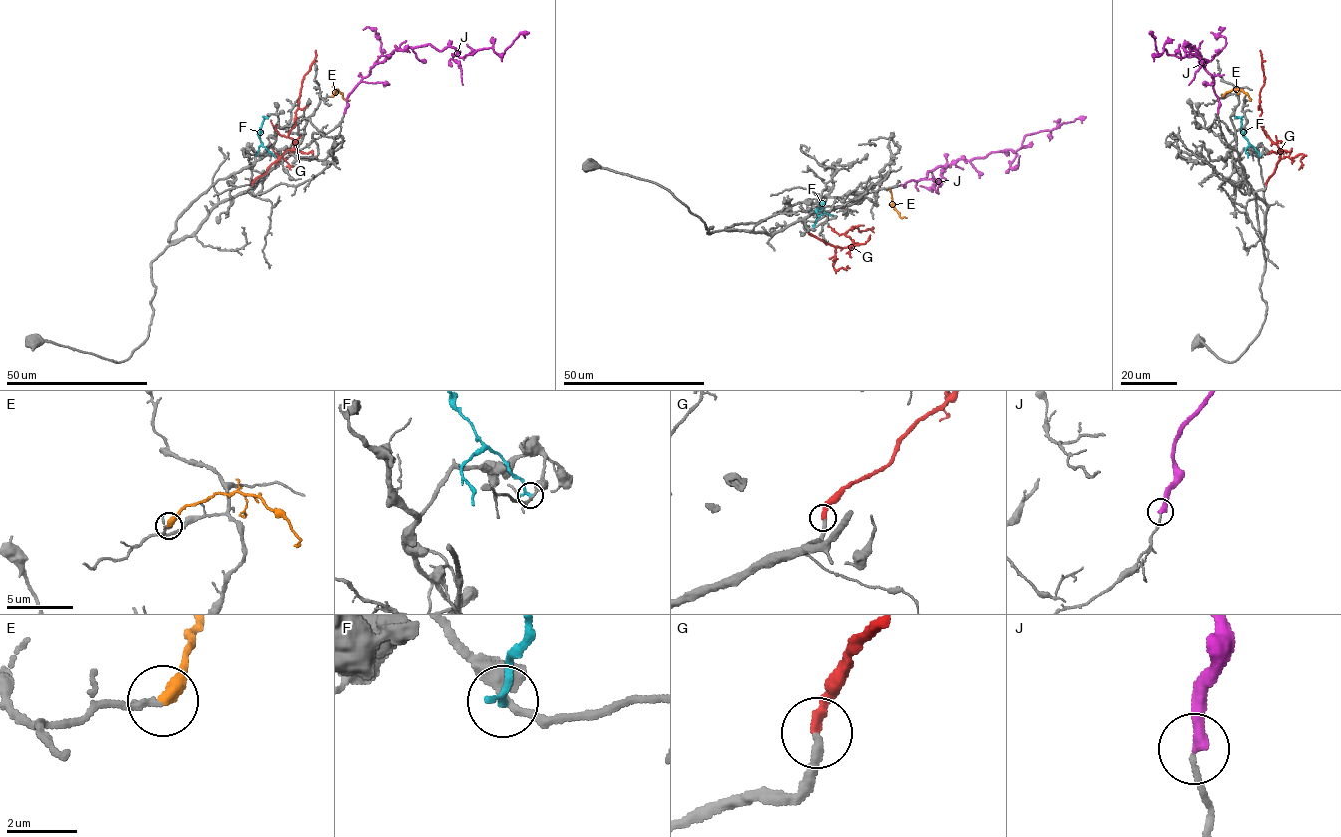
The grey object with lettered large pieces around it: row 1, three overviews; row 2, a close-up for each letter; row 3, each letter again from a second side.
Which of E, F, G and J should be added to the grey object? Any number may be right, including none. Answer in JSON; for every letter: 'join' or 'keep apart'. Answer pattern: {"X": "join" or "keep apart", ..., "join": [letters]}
{"E": "join", "F": "keep apart", "G": "join", "J": "keep apart", "join": ["E", "G"]}

